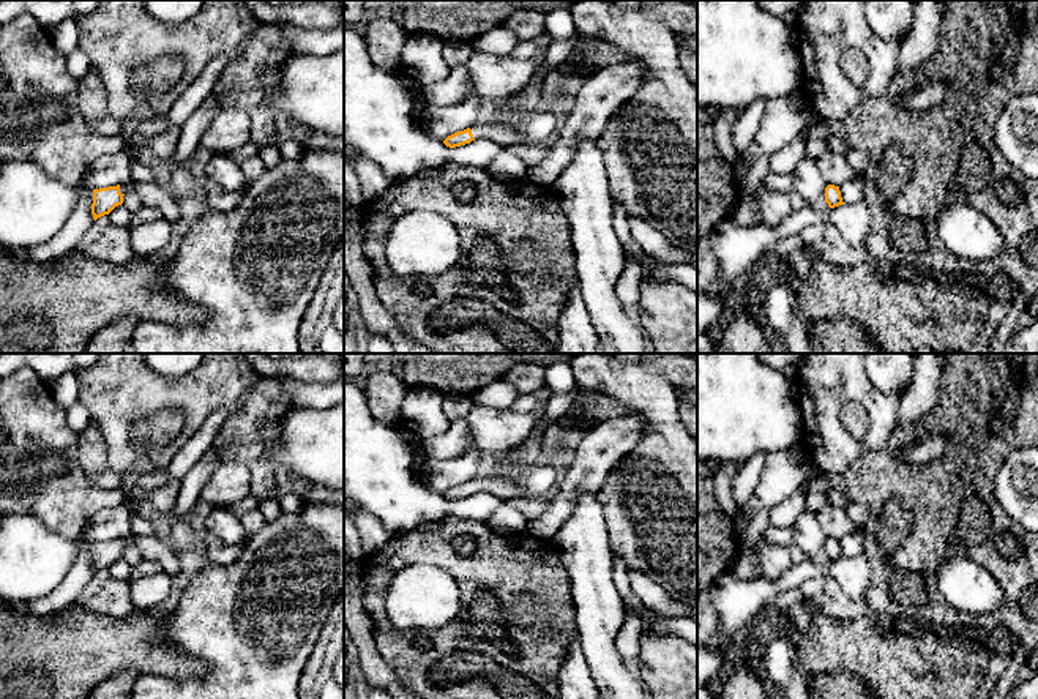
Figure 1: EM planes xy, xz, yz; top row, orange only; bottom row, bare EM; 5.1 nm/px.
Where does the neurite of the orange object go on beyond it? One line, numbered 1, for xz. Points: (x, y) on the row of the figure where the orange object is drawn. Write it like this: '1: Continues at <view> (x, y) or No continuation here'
1: Continues at xz (505, 136)

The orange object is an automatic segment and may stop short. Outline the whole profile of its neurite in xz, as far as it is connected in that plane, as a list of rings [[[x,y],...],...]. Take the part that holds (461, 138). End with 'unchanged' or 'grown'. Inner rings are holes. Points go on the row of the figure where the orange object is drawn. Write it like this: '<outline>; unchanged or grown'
[[[478,121],[472,128],[448,136],[443,144],[450,148],[470,144],[475,139],[486,137],[506,148],[510,145],[527,144],[525,136],[516,126],[491,125]]]; grown

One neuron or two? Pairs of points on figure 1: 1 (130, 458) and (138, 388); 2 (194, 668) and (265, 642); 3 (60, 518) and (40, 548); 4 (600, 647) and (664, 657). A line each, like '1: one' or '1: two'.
1: one
2: two
3: two
4: two

